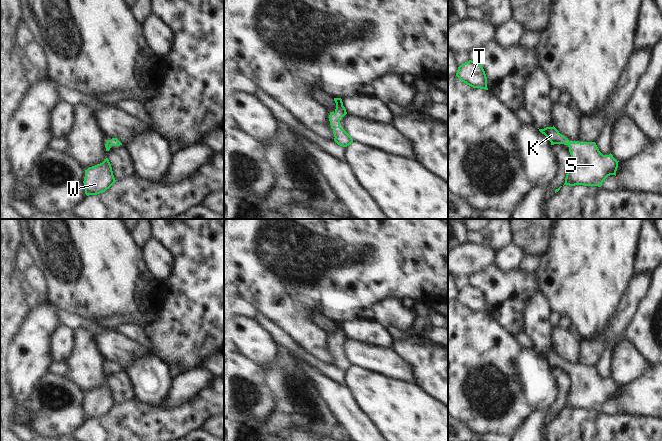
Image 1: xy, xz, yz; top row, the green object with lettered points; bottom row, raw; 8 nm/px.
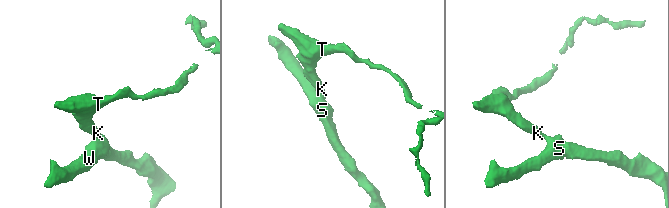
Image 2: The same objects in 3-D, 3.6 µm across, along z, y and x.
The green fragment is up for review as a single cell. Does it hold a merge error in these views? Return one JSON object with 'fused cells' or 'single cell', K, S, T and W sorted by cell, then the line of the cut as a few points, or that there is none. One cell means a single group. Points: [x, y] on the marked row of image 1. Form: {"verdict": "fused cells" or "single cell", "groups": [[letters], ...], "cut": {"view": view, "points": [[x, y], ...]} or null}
{"verdict": "single cell", "groups": [["K", "S", "T", "W"]], "cut": null}

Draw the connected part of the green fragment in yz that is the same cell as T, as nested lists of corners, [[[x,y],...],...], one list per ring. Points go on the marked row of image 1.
[[[472,60],[460,65],[458,67],[456,76],[462,82],[473,88],[480,88],[488,90],[487,77],[483,67]]]

